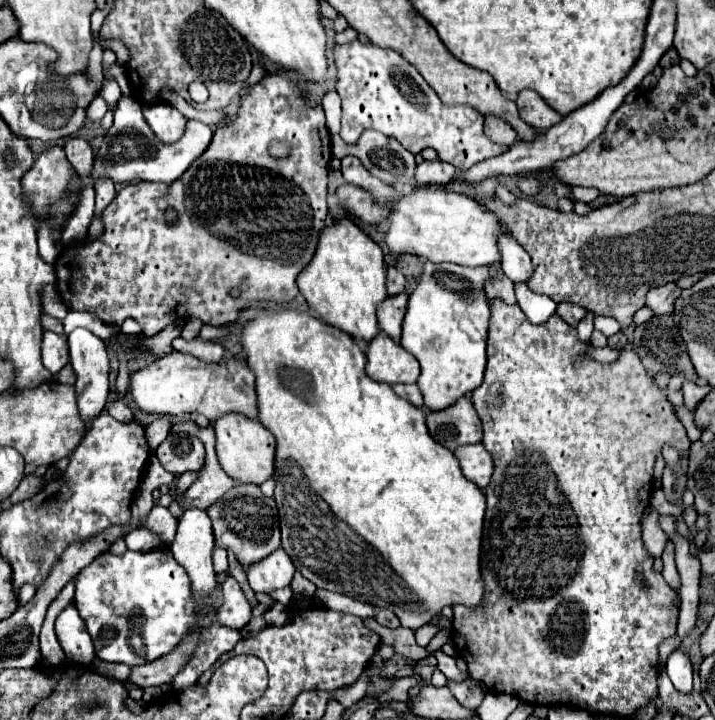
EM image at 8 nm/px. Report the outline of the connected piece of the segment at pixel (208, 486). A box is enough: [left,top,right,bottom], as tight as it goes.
[169,420,235,518]

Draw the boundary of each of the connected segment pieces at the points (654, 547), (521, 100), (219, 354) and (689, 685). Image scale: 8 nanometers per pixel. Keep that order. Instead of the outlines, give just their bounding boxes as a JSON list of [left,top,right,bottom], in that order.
[[641,510,667,556],[517,90,563,132],[173,338,223,364],[667,650,693,694]]

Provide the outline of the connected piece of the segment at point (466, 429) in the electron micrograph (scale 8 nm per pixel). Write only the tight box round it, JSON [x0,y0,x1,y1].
[427,396,481,450]

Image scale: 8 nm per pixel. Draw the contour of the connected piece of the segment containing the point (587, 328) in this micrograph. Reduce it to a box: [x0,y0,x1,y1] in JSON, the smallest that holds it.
[577,312,593,342]

